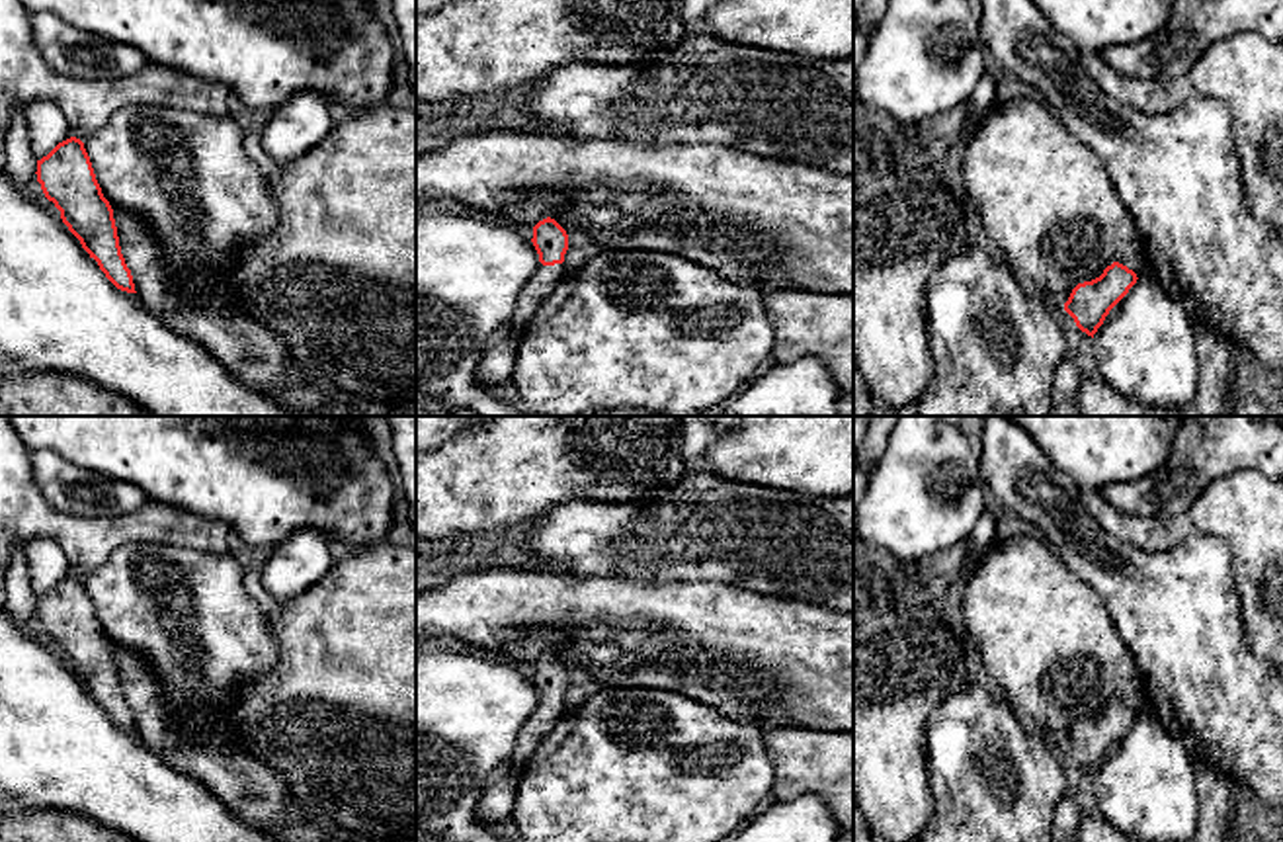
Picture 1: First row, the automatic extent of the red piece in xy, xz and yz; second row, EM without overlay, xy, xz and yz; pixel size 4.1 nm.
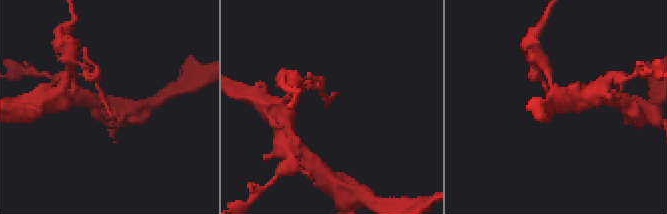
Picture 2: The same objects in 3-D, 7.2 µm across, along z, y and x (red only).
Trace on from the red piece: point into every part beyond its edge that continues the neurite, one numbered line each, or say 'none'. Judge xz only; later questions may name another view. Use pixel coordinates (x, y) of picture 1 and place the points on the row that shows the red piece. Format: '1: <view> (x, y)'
1: xz (545, 278)

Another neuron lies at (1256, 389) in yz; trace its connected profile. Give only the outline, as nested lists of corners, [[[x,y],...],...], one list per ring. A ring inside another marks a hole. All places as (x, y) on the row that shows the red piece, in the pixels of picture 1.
[[[1232,346],[1232,363],[1228,400],[1234,416],[1283,416],[1283,371],[1238,346]]]

